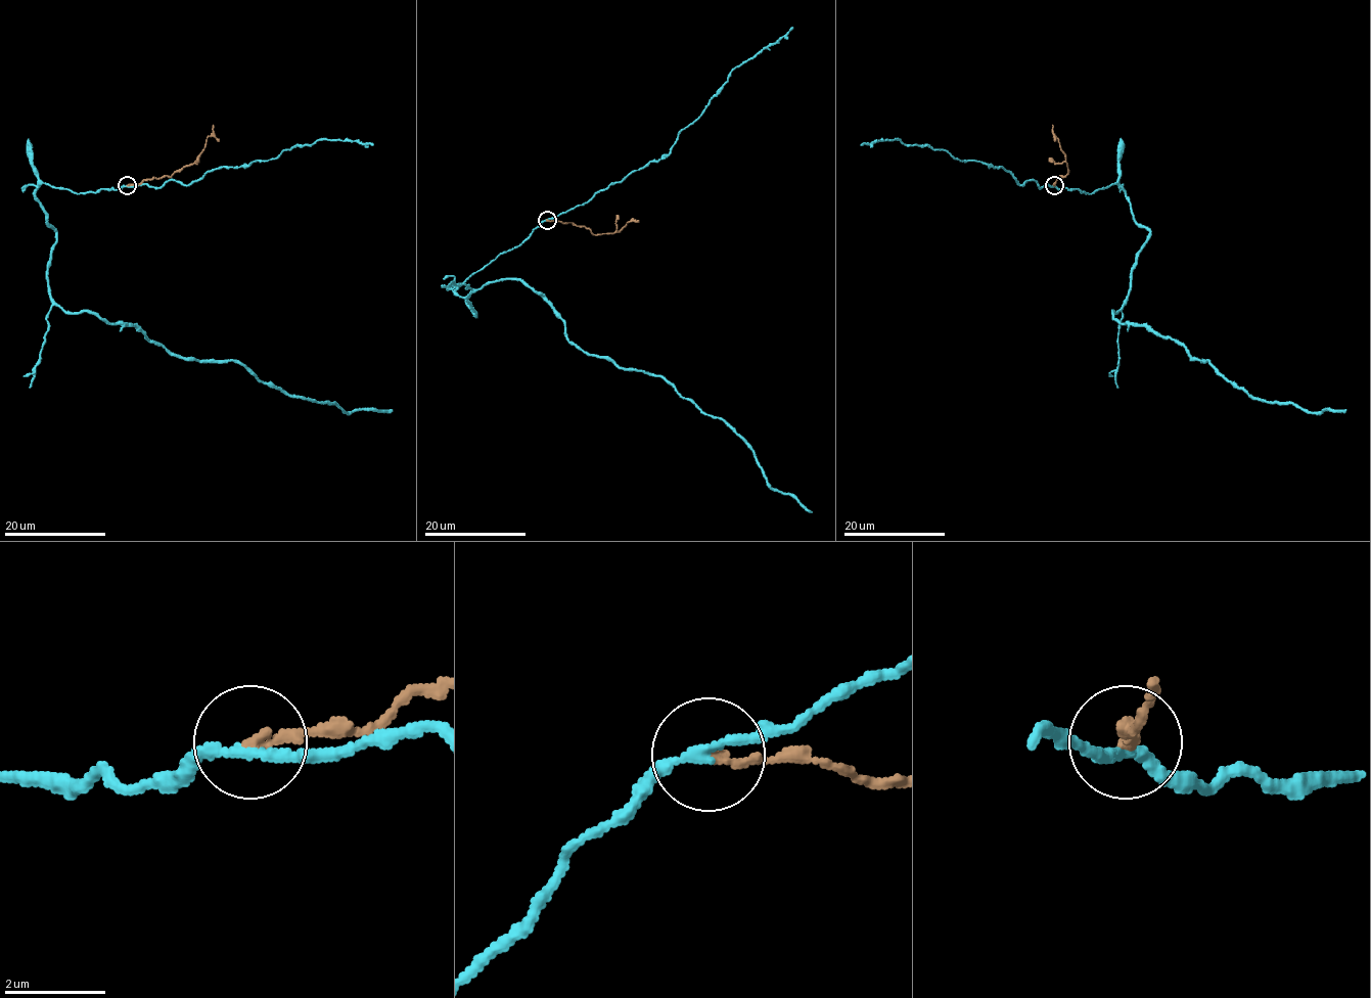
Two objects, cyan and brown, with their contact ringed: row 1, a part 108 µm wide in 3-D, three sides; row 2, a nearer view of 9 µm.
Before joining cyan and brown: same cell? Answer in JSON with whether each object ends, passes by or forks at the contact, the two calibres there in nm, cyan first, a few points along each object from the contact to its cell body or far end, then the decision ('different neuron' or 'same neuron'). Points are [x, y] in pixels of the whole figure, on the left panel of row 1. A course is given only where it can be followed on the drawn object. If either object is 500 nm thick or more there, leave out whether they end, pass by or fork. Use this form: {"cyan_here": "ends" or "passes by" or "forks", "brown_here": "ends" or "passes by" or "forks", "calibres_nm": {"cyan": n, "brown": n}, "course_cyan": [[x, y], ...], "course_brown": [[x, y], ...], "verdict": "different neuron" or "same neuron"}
{"cyan_here": "passes by", "brown_here": "ends", "calibres_nm": {"cyan": 200, "brown": 220}, "course_cyan": [[127, 185], [36, 190], [65, 311], [241, 362], [285, 395], [393, 411]], "course_brown": [[127, 185], [180, 172], [196, 159], [214, 125]], "verdict": "different neuron"}

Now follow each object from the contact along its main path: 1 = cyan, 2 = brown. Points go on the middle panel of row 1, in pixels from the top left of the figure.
1: (547, 220), (455, 289), (475, 316), (466, 299), (486, 283), (524, 282), (569, 342), (660, 374), (812, 511)
2: (547, 220), (574, 222), (600, 235), (618, 232), (633, 219)

